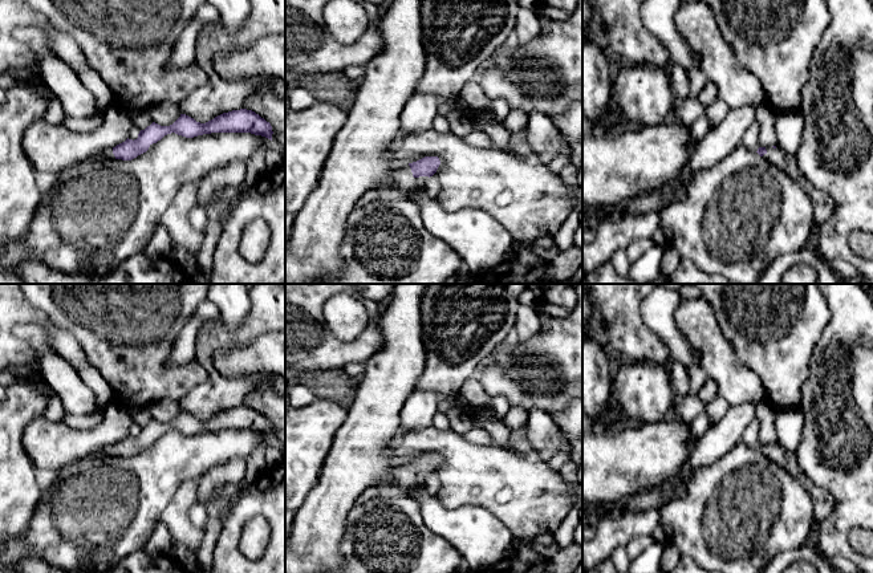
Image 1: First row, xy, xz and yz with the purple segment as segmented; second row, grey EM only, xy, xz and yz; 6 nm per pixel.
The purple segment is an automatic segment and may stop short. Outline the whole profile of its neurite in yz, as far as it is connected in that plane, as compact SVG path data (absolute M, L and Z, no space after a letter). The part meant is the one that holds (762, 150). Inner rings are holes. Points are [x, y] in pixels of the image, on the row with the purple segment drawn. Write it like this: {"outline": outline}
{"outline": "M779 146L759 147L756 151L764 160L785 172L811 199L813 206L813 223L825 223L835 211L835 203L831 196L817 190L800 171L795 155L785 153Z"}

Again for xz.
{"outline": "M425 157L409 164L402 163L389 179L389 188L381 191L398 190L410 199L413 192L425 191L425 180L436 172L439 164L438 157Z"}

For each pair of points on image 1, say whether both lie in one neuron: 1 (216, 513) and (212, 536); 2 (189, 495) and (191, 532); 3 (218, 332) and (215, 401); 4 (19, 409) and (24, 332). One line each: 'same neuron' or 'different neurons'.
1: same neuron
2: same neuron
3: same neuron
4: different neurons

